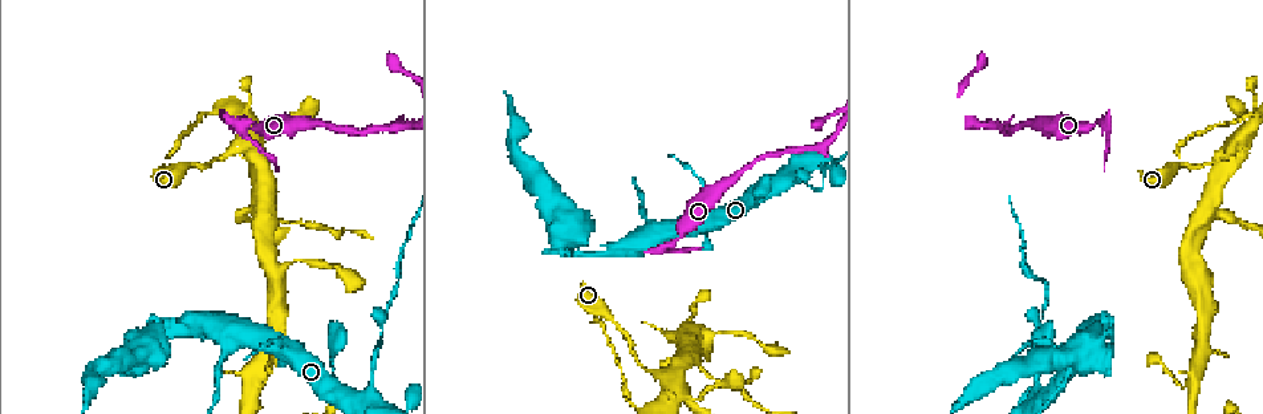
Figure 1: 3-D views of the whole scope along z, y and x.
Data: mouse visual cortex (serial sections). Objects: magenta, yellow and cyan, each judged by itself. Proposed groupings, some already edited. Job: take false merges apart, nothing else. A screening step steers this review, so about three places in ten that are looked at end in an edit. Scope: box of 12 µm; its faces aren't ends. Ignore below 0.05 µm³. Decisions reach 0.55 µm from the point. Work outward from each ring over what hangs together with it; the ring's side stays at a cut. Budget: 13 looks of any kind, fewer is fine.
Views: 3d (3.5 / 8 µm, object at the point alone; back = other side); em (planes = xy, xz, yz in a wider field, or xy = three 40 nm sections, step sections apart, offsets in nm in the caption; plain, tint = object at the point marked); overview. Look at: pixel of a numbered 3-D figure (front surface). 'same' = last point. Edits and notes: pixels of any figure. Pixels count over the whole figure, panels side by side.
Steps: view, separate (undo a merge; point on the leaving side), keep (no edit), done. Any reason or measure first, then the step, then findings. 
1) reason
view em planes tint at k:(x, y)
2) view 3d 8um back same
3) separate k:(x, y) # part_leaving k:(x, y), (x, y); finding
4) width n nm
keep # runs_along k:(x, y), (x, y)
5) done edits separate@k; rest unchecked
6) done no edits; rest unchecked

branch point
view 3d 3.5um at 1:(212, 327)

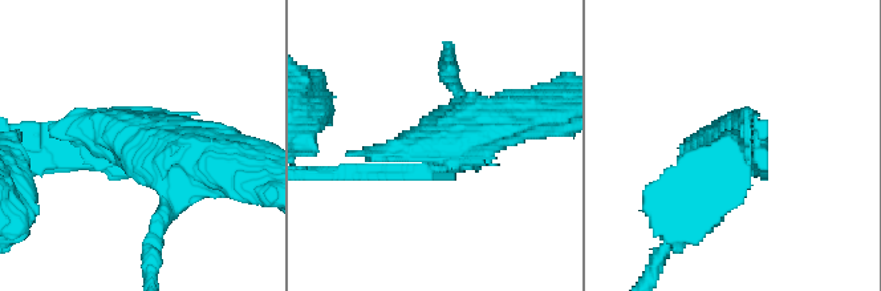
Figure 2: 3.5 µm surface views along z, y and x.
view em xy step 3 tint at 2:(442, 167)

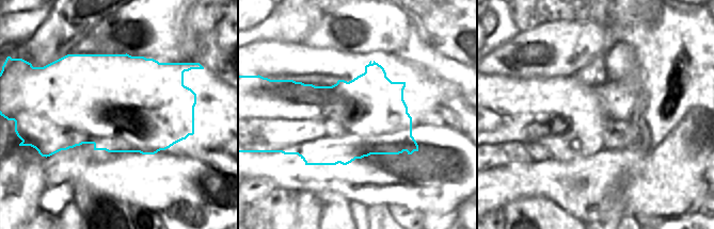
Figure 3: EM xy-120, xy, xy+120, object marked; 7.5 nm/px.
view em xy step 2 tint same

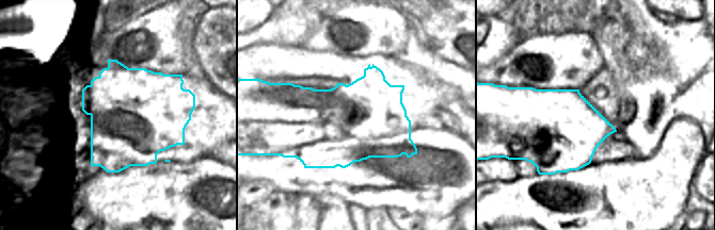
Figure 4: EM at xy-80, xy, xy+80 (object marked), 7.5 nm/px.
width 600 nm
keep # runs_along 2:(528, 114), (431, 172), (374, 172); one cell here

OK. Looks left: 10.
narrows sharply
view 3d 3.5um at 1:(675, 242)

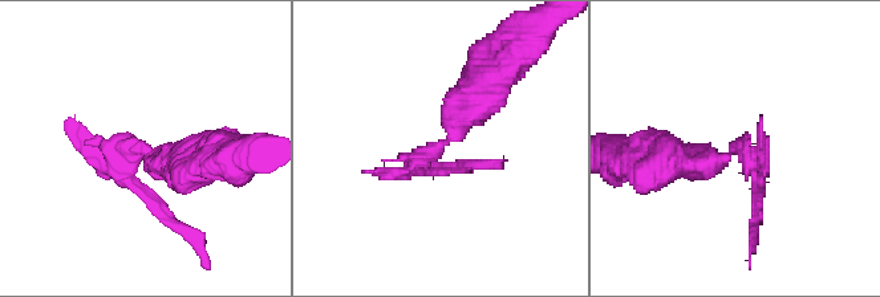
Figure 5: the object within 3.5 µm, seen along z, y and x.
now the EM
view em xy step 1 tint at 5:(143, 147)

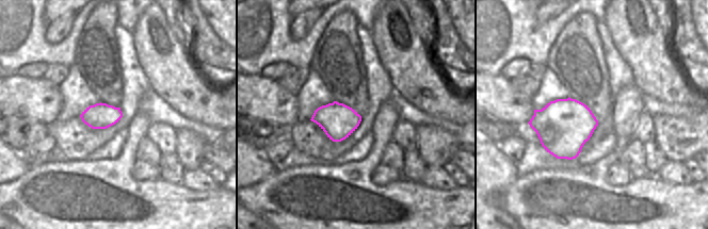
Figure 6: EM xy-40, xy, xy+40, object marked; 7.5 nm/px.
separate 5:(71, 130) # part_leaving 5:(129, 180), (202, 241), (206, 267); two cells meet here

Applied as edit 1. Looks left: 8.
three arms meet
view 3d 3.5um at 1:(673, 374)

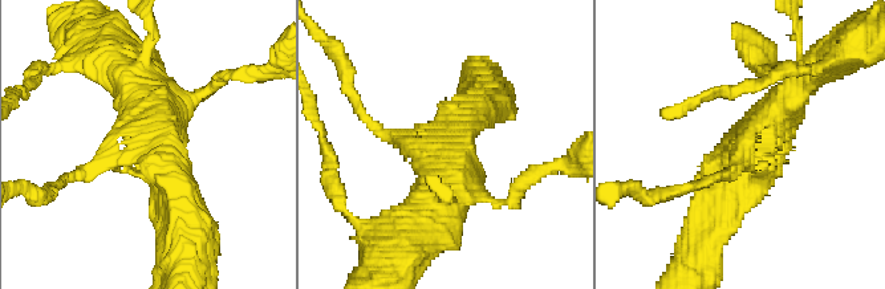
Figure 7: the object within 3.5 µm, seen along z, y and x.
view em xy step 3 tint at 7:(746, 143)

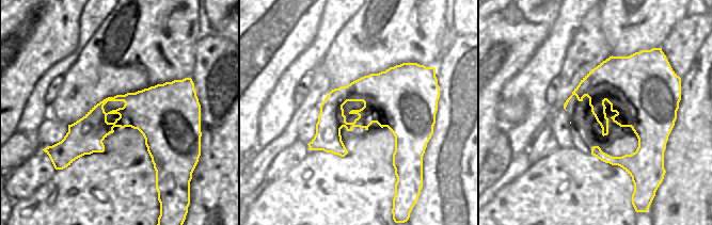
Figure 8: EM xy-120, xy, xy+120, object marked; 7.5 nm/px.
another direction
view em xy step 1 tint same

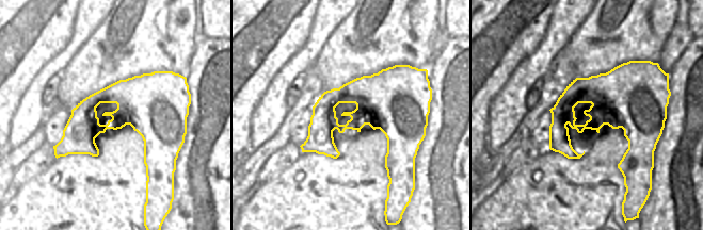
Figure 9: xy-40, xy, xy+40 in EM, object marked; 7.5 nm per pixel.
keep # runs_along 7:(74, 176), (149, 139), (181, 208); one cell here

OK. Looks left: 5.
view 3d 3.5um at 1:(1209, 218)

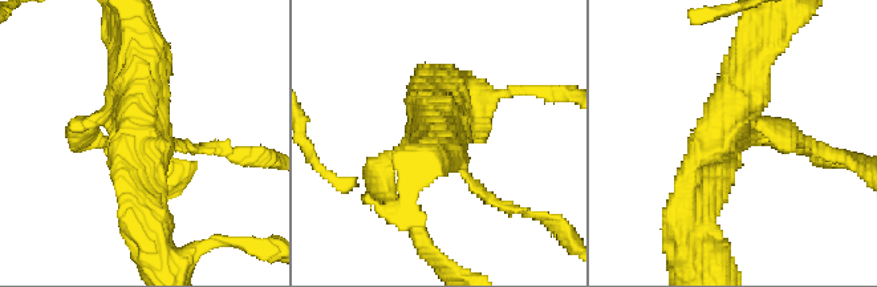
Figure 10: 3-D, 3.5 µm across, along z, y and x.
now the EM
view em xy step 3 tint at 10:(745, 135)

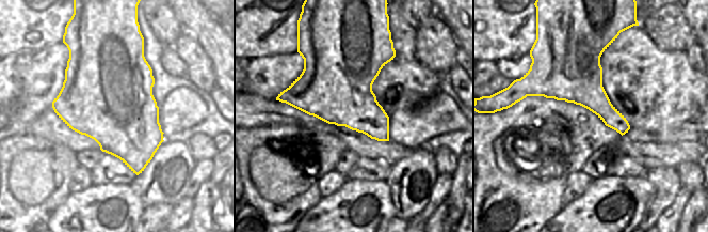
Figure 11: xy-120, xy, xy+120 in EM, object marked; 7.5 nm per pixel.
keep # runs_along 10:(752, 37), (698, 205); continuous, no second cell

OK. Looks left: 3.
three-way junction
view 3d 3.5um at 1:(370, 395)

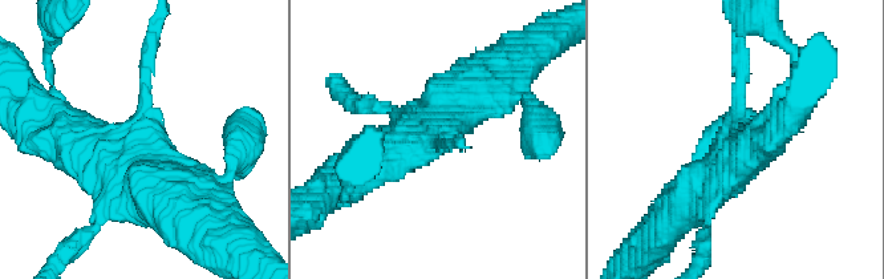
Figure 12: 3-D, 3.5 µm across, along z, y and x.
view em planes tint at 12:(436, 137)

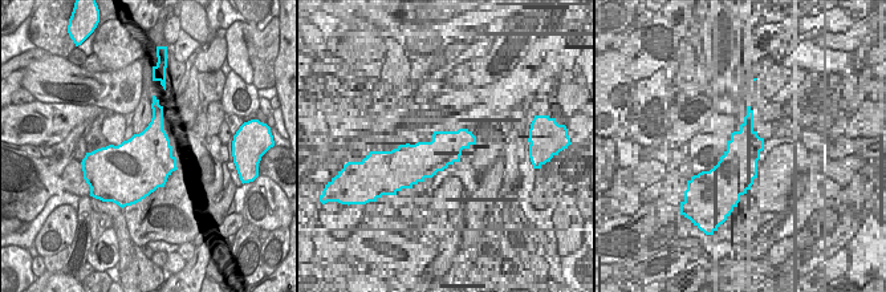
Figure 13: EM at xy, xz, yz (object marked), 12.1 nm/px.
cut it another way
view em xy step 2 tint same

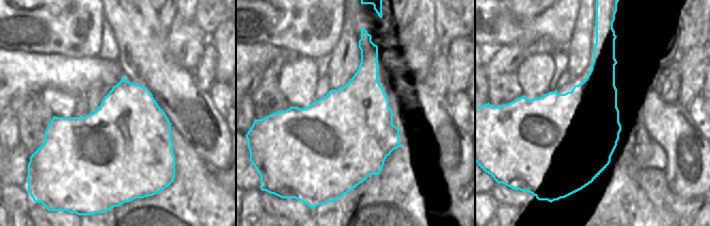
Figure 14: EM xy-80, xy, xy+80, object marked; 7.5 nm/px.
keep # runs_along 12:(68, 136), (125, 149), (141, 132), (149, 43); all the same cell

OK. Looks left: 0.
done edits separate@5; rest unchecked

